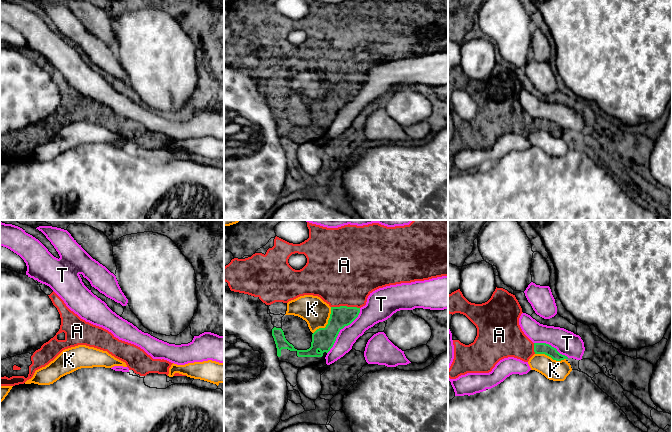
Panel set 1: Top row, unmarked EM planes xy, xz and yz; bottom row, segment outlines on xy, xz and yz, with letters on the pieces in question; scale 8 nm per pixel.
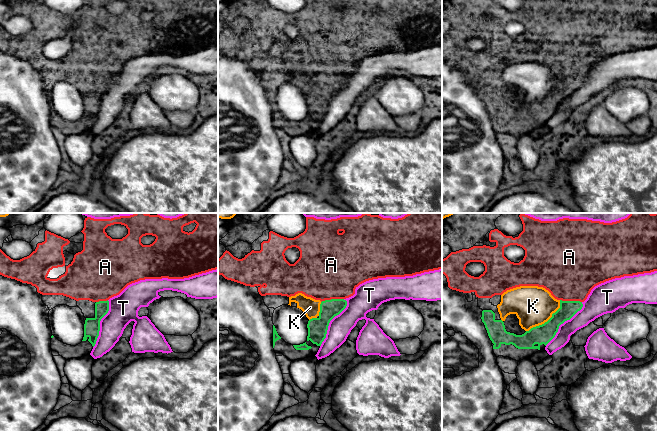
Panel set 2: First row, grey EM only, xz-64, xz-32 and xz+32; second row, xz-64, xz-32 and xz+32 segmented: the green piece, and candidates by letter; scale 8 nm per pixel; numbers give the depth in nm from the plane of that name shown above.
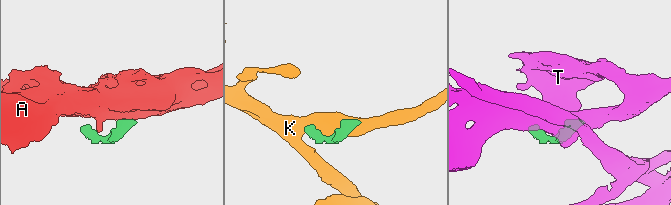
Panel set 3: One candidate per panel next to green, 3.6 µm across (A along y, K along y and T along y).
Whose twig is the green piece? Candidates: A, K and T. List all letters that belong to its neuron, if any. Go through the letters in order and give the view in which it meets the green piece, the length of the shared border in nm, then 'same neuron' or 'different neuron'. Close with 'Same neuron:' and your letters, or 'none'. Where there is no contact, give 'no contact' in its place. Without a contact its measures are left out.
A: xz | 240 nm | same neuron
K: xz | 260 nm | different neuron
T: xz | 460 nm | different neuron
Same neuron: A

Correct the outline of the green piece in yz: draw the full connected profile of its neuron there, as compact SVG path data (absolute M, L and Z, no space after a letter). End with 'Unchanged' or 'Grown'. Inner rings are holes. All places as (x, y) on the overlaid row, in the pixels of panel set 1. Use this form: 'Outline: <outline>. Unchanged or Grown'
Outline: M497 288L491 298L482 304L469 302L460 289L448 295L448 313L465 315L477 328L477 336L473 343L465 345L459 340L453 340L454 359L448 369L448 377L456 379L467 373L489 373L502 359L514 357L528 362L534 354L545 354L553 360L568 359L556 348L546 343L533 343L522 331L519 325L522 308L515 295L503 288Z. Grown

